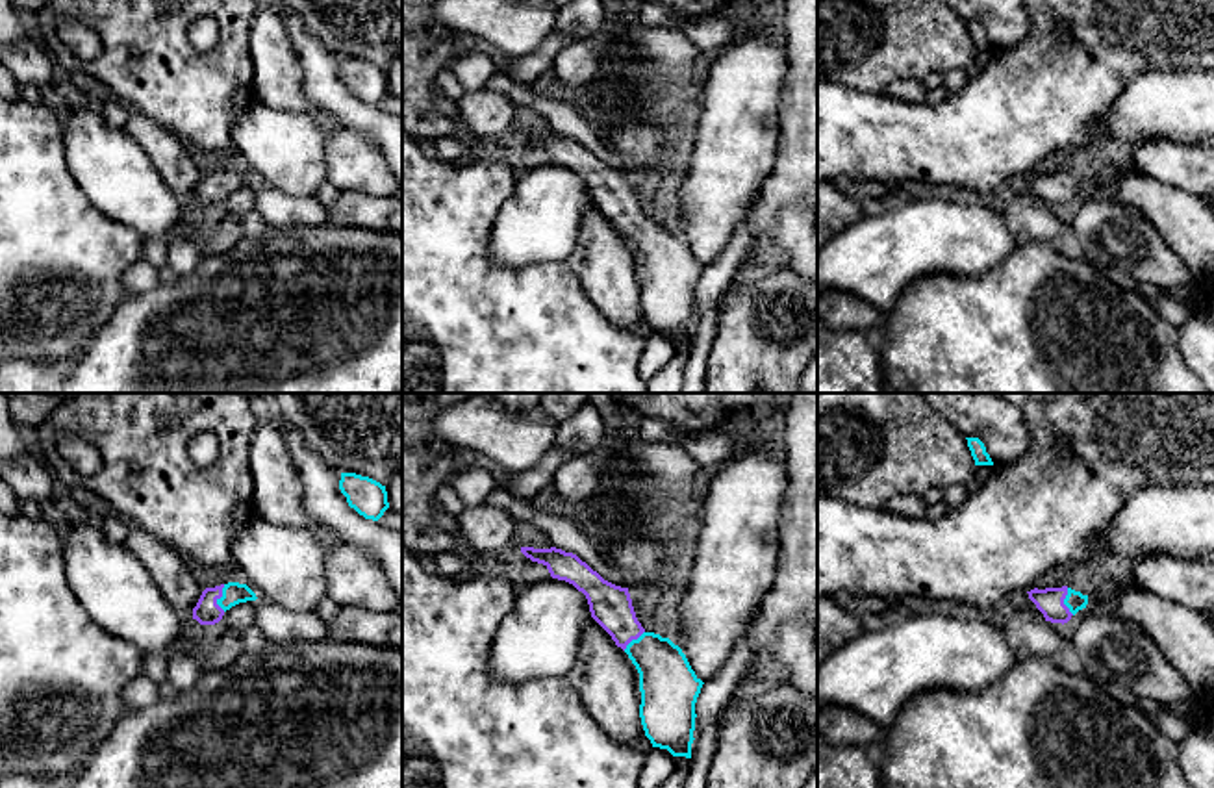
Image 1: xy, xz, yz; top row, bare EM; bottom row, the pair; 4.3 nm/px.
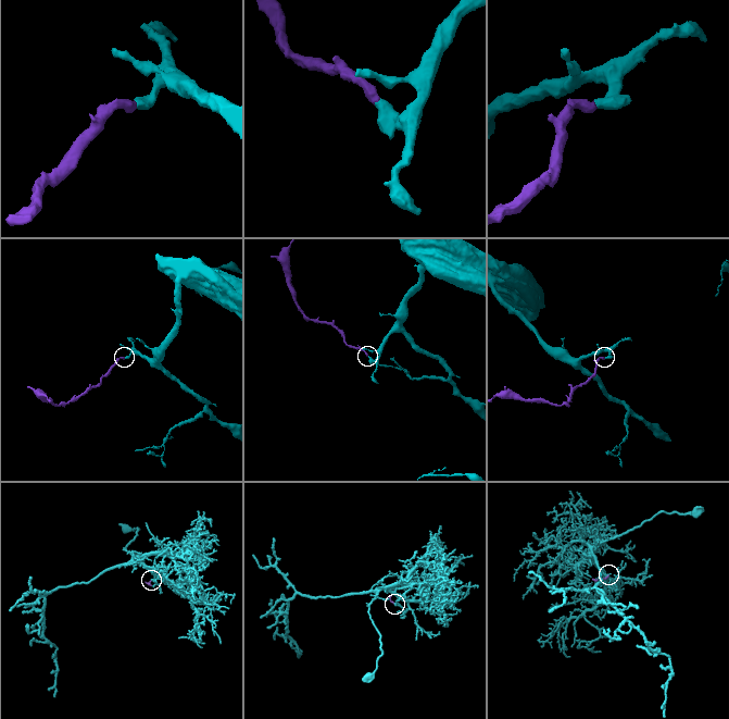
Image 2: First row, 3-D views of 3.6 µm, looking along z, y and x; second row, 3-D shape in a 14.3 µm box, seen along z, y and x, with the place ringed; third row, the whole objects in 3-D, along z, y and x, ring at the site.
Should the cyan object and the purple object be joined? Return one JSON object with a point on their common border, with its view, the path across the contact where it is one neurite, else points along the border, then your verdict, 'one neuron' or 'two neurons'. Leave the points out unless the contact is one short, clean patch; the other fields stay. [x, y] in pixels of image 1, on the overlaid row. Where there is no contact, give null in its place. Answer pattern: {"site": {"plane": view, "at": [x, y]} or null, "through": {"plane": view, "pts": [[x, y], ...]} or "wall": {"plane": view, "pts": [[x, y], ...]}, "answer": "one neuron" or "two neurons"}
{"site": {"plane": "xy", "at": [221, 597]}, "through": {"plane": "xy", "pts": [[232, 594], [221, 597], [206, 612]]}, "answer": "one neuron"}

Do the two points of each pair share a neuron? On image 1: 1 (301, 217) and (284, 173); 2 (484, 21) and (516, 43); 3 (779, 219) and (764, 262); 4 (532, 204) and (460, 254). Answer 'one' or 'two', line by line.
1: two
2: one
3: two
4: two

